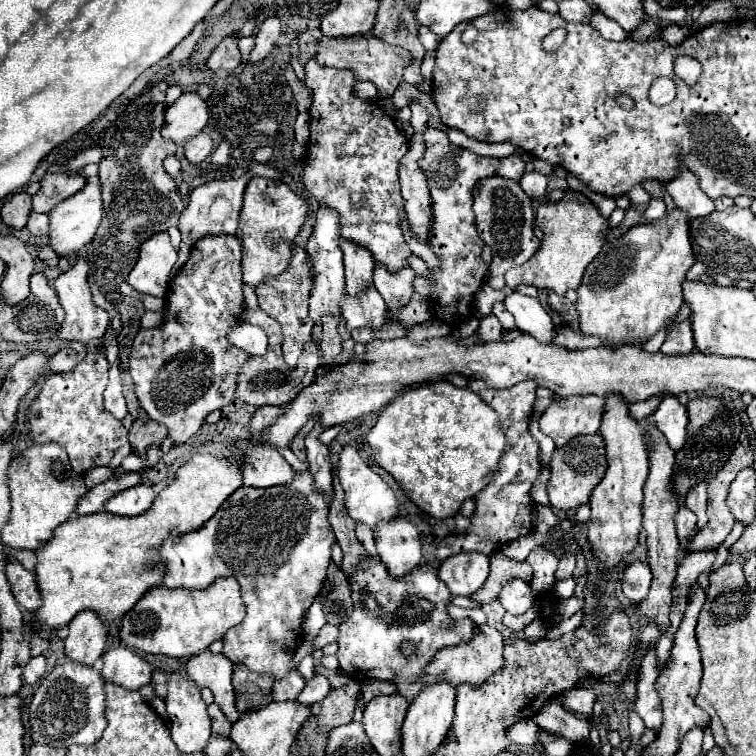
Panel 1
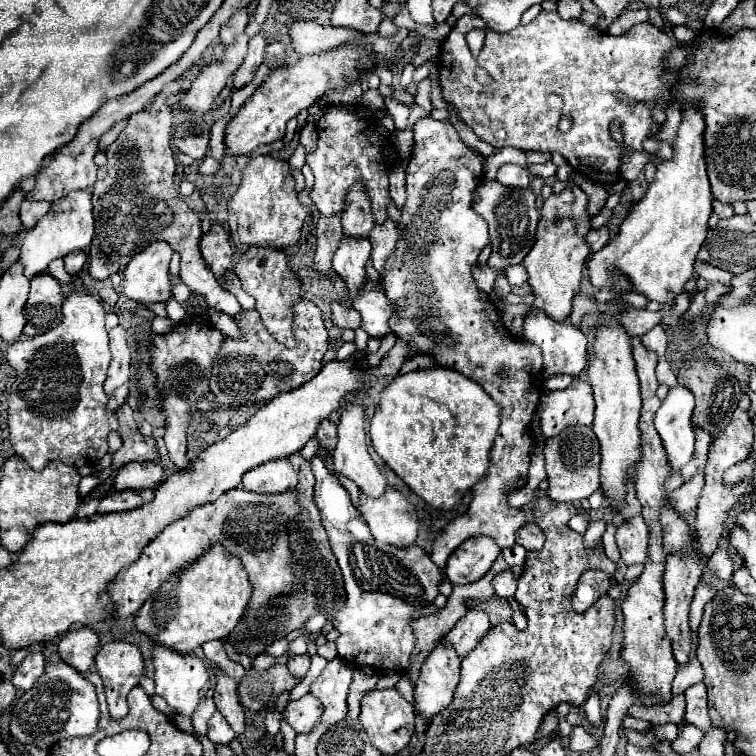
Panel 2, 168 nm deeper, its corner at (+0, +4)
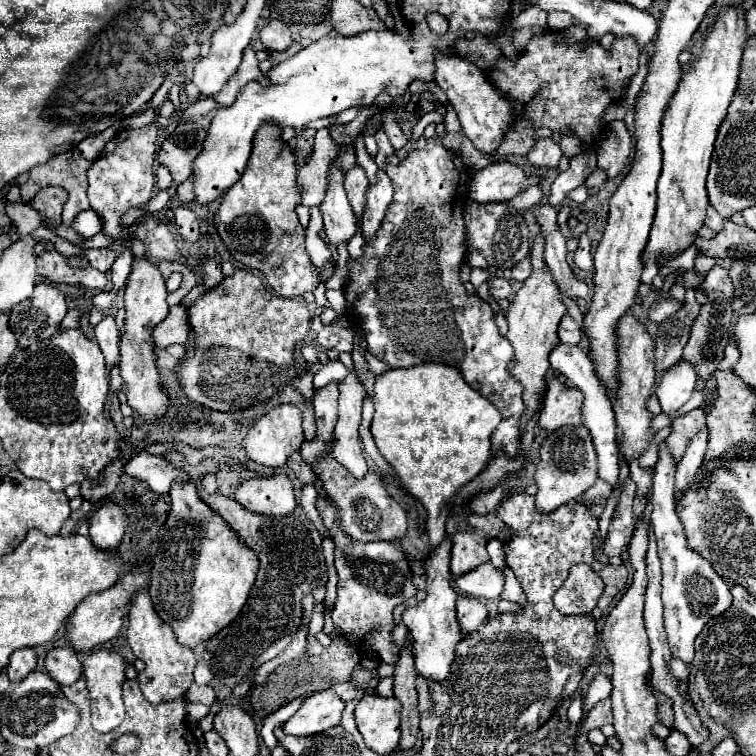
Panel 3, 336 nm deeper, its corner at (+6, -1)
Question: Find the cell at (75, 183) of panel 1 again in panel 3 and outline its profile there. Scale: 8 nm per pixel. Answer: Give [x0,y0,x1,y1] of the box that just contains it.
[21,150,91,224]

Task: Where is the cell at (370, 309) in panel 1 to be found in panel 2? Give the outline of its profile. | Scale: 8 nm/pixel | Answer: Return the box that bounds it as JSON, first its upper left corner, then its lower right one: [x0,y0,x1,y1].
[333,237,371,299]

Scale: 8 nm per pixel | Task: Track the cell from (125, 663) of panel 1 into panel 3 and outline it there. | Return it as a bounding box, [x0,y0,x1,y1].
[83,648,127,732]

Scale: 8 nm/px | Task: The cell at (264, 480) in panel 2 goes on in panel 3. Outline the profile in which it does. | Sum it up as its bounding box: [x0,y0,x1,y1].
[235,474,297,516]

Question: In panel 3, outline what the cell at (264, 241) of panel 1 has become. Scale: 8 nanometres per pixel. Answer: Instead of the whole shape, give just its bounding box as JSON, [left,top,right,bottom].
[215,126,319,298]

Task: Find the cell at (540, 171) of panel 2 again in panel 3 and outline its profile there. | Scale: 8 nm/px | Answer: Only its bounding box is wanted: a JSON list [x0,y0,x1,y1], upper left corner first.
[527,138,563,170]

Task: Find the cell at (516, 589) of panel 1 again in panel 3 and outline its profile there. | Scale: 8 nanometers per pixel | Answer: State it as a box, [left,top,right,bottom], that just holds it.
[455,562,505,598]

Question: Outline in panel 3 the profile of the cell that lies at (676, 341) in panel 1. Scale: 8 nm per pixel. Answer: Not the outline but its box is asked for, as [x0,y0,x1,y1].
[697,266,733,296]

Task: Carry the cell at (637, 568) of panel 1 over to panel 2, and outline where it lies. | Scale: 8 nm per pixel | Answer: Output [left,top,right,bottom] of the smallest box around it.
[615,515,649,565]

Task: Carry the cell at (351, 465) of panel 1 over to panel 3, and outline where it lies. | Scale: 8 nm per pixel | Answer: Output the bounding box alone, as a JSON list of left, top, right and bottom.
[333,374,369,478]

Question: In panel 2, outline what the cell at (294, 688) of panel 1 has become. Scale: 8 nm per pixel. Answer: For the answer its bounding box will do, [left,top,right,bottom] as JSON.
[287,655,309,677]

